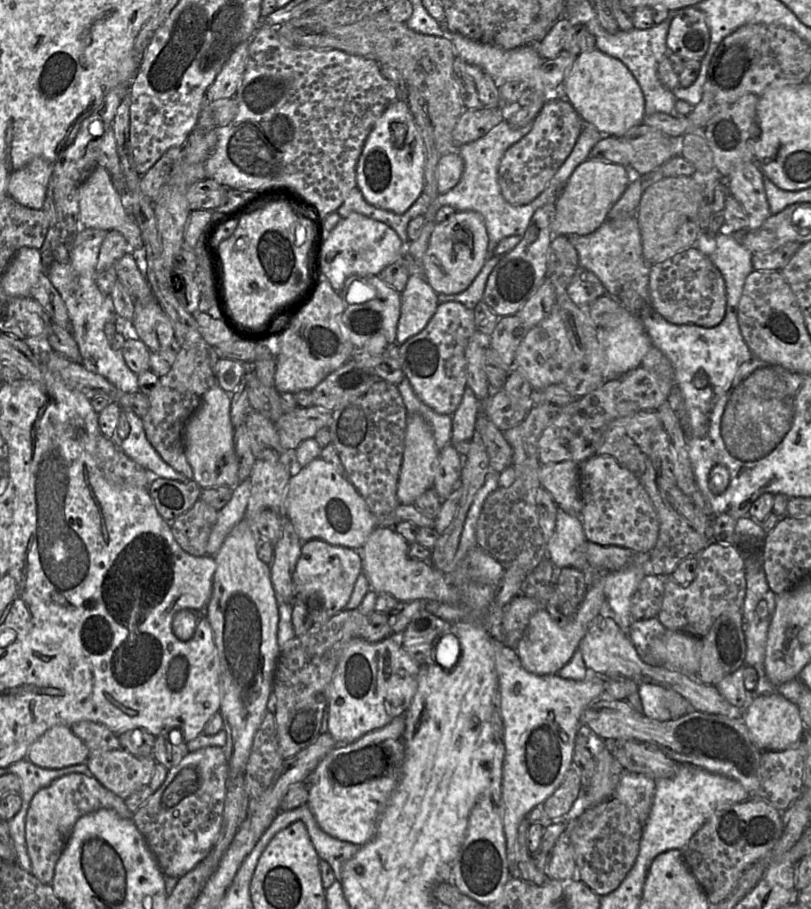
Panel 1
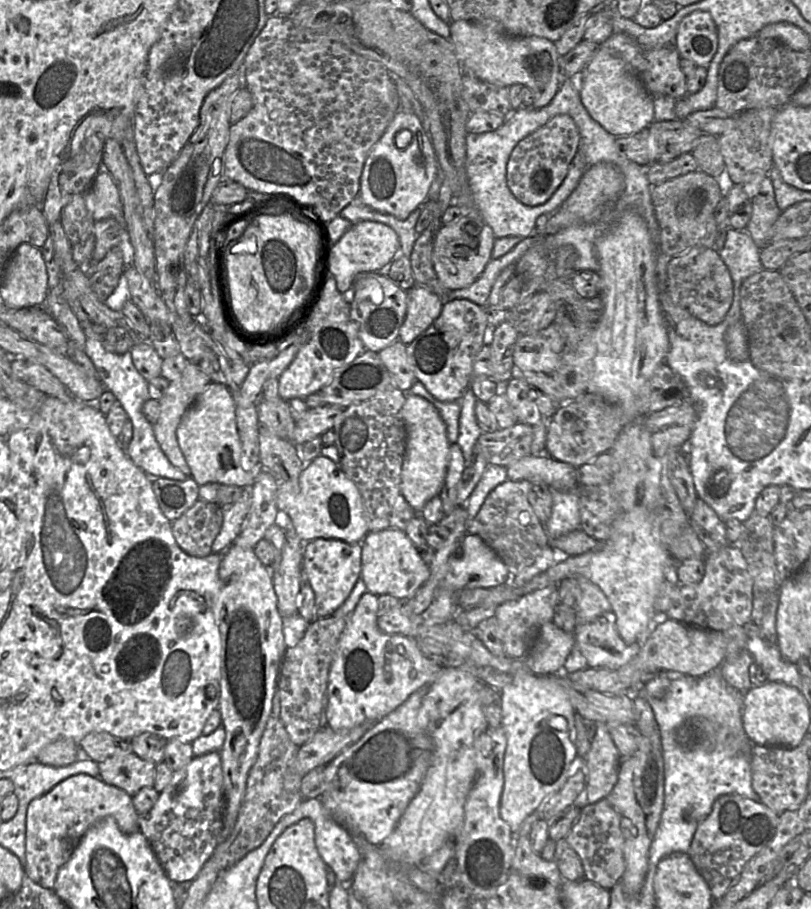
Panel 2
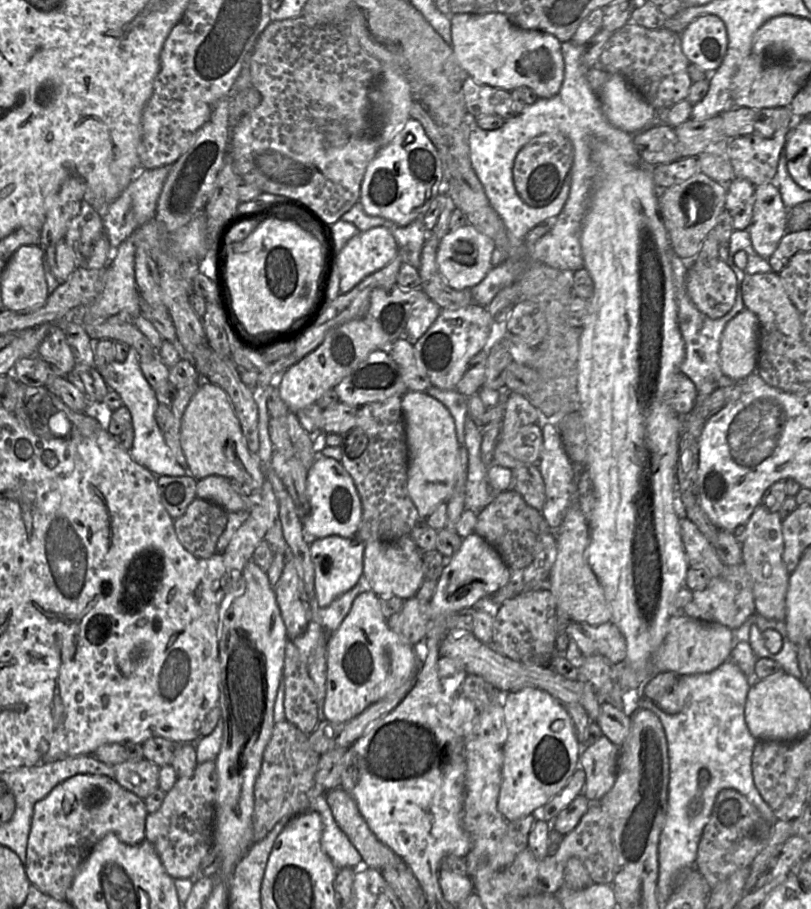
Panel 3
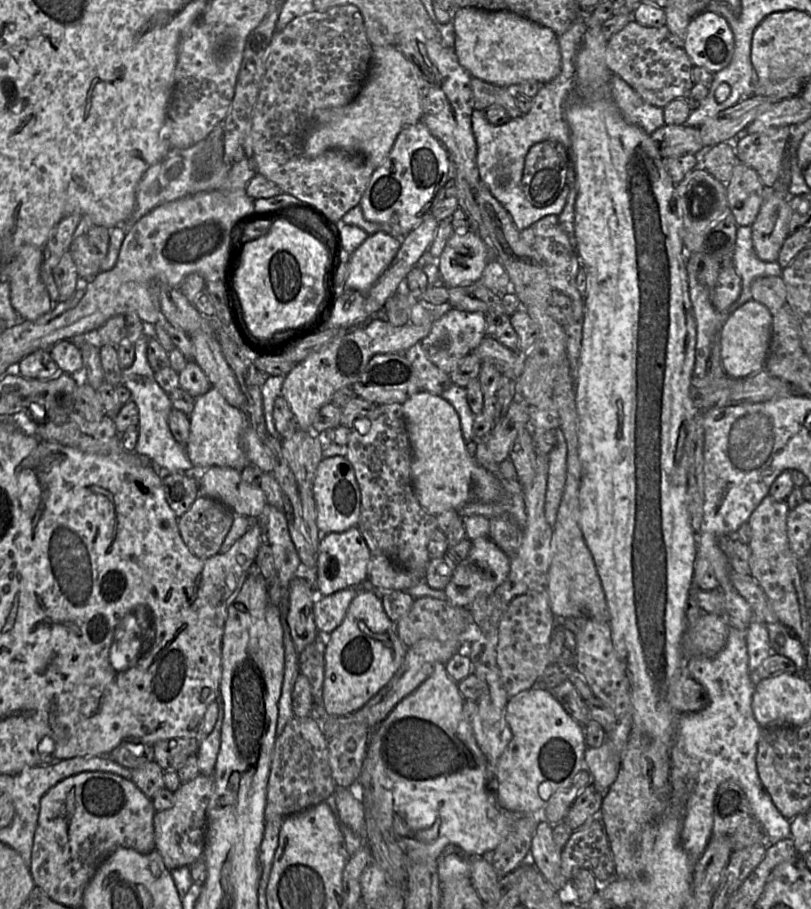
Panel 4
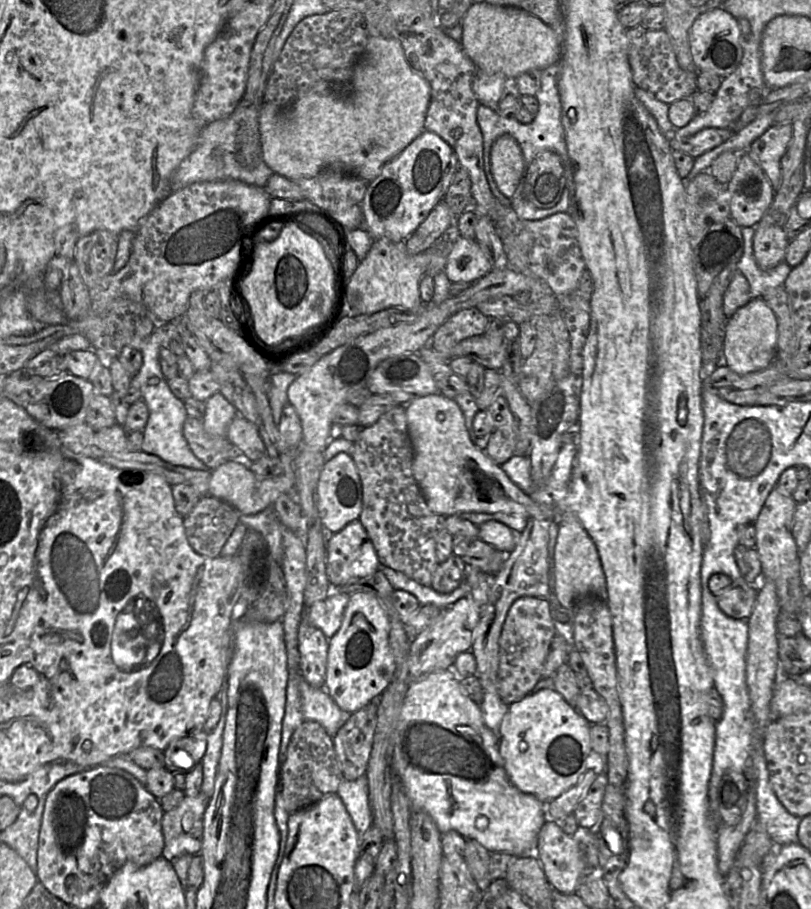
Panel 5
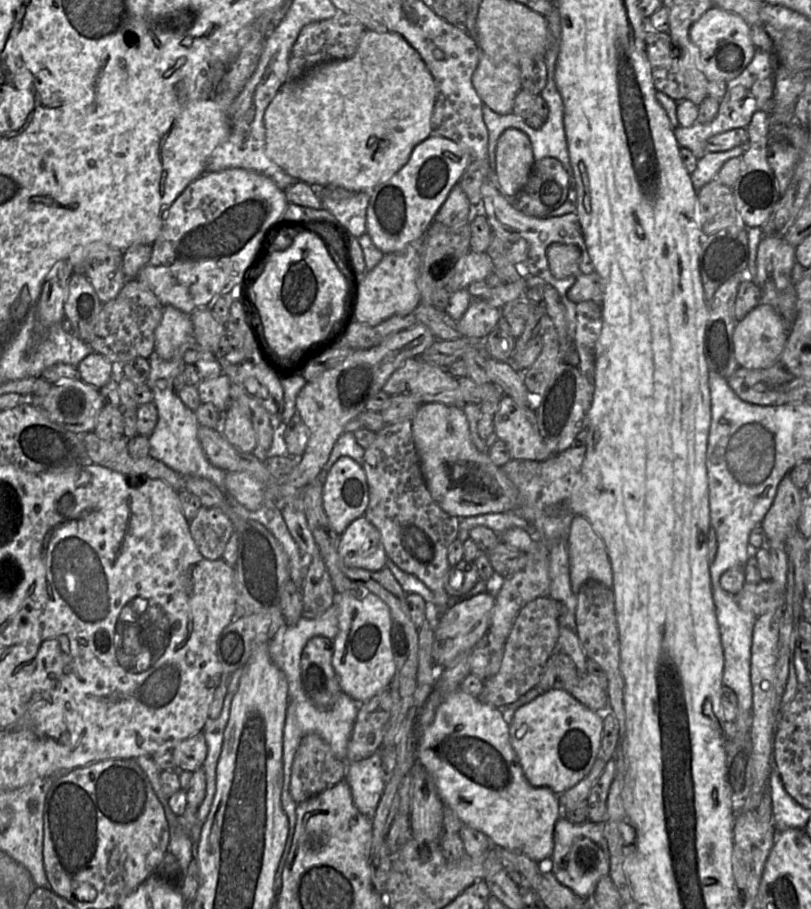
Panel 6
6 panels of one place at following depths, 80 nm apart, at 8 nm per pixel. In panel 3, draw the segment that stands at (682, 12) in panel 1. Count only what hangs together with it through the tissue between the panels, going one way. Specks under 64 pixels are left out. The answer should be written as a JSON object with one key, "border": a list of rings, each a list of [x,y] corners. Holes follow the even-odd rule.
{"border":[[[702,14],[680,33],[681,48],[688,60],[709,75],[722,63],[728,48],[727,29],[721,18]]]}

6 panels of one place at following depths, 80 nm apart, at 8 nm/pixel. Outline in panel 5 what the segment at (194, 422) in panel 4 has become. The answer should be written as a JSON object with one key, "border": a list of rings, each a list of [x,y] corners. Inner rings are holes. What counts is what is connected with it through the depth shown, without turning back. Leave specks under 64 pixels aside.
{"border":[[[216,393],[205,401],[205,414],[201,421],[208,434],[226,437],[228,426],[237,415],[237,410],[224,396]]]}

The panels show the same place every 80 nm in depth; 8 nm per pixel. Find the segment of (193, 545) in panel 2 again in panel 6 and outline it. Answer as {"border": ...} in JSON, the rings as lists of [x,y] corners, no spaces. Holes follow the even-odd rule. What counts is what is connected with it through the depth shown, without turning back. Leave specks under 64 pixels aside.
{"border":[[[202,505],[196,516],[189,521],[189,530],[201,555],[209,560],[217,560],[222,558],[226,544],[235,528],[230,518],[222,509]]]}

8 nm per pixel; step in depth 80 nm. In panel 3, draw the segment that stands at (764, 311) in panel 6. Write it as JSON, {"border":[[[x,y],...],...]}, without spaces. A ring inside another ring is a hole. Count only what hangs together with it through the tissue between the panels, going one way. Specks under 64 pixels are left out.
{"border":[[[744,308],[725,326],[720,340],[720,364],[732,380],[742,380],[756,372],[758,361],[759,321]]]}

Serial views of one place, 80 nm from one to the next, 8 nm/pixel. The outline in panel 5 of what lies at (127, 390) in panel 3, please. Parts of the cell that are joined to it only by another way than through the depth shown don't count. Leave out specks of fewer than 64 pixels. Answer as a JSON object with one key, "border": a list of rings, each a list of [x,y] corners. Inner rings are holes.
{"border":[[[178,322],[158,324],[144,346],[140,349],[143,363],[139,372],[131,378],[131,386],[141,392],[142,401],[149,410],[149,418],[142,431],[143,443],[141,451],[154,455],[174,466],[194,470],[207,470],[205,464],[193,454],[184,438],[183,425],[188,418],[184,402],[171,392],[159,362],[160,349],[162,347],[166,348],[171,340],[180,340],[181,333],[188,332],[183,330],[183,327]]]}

